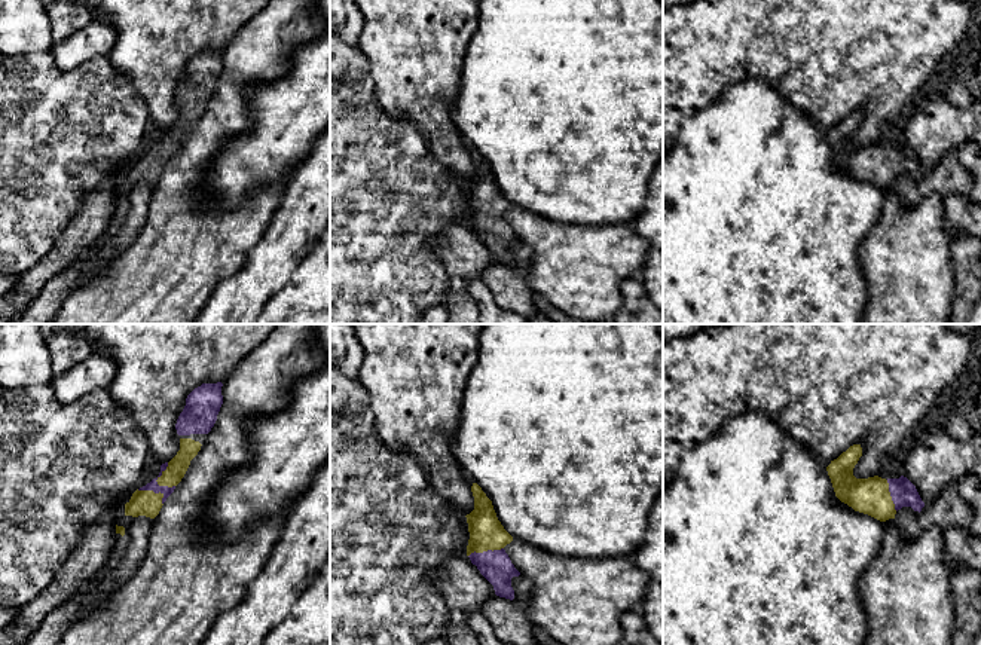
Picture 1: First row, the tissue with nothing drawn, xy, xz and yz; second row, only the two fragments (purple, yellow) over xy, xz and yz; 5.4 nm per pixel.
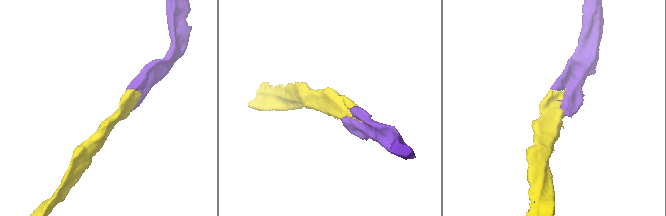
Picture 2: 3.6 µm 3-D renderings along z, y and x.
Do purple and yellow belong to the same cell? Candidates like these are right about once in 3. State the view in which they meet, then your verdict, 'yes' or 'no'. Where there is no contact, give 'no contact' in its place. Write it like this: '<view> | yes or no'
xy | yes

